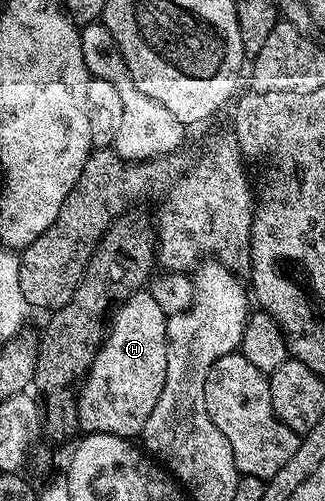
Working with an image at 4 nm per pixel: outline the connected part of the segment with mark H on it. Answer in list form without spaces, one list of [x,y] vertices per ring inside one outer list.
[[[146,289],[135,291],[111,318],[104,344],[94,357],[88,376],[78,388],[76,404],[80,431],[135,440],[143,432],[162,385],[166,385],[168,316]]]

